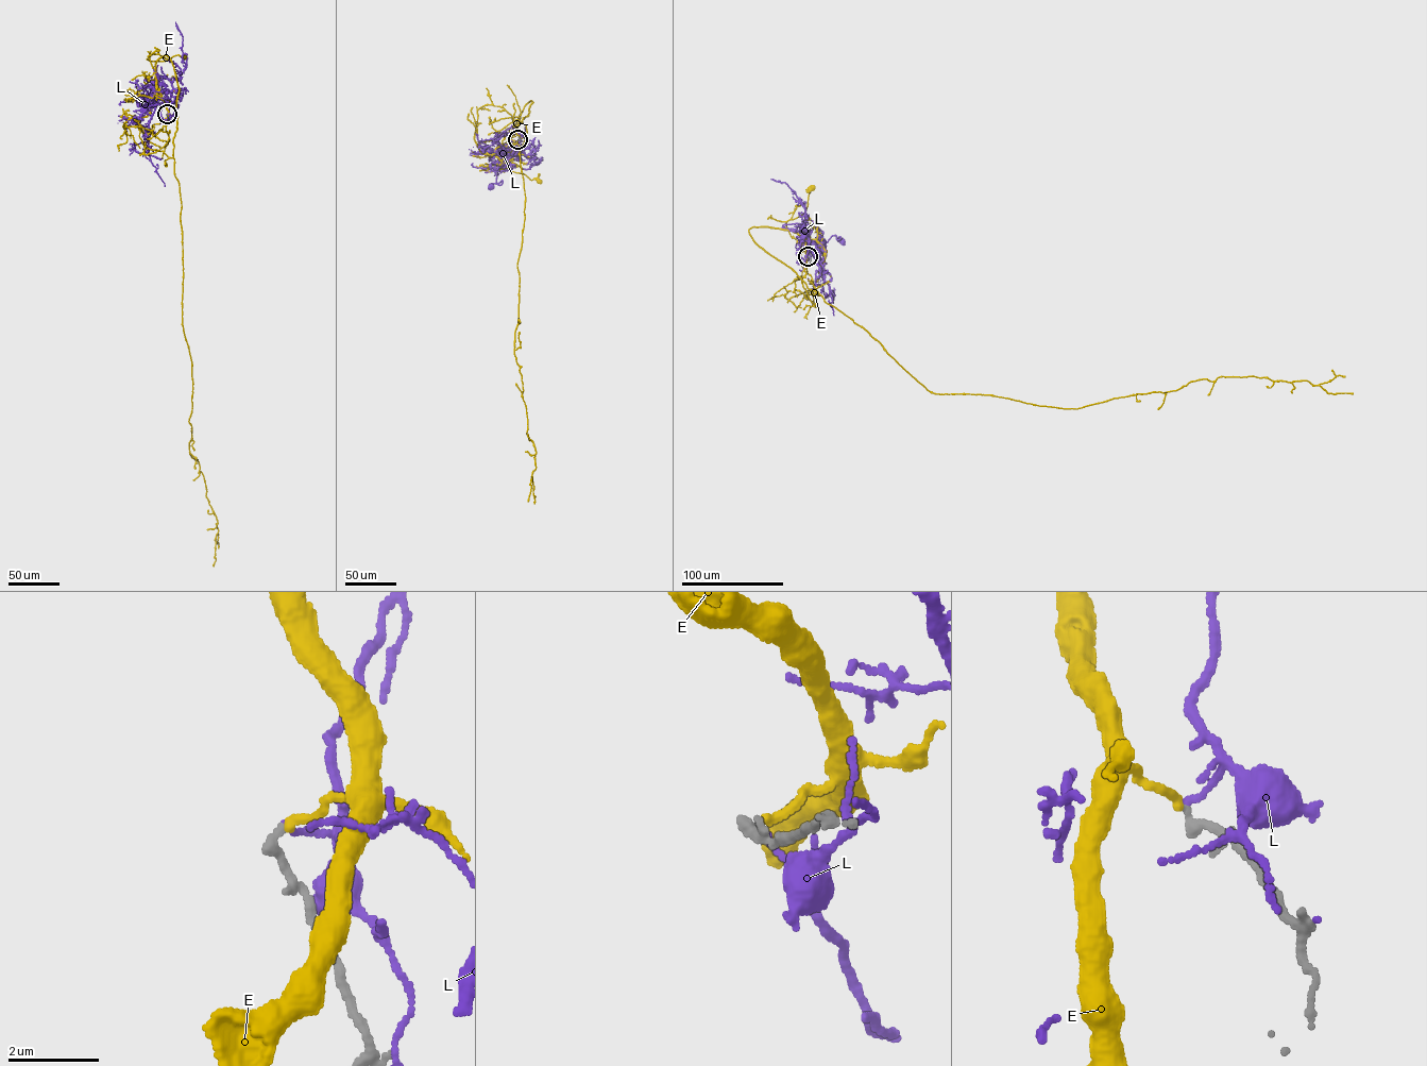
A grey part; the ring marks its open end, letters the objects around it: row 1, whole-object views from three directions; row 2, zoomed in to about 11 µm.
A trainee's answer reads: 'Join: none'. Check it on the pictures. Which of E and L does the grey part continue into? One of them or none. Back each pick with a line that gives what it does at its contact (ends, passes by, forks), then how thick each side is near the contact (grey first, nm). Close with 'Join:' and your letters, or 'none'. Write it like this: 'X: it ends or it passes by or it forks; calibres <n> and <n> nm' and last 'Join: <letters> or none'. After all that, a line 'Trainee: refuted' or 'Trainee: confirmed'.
E: it ends; calibres 240 and 180 nm
Join: E
Trainee: refuted

